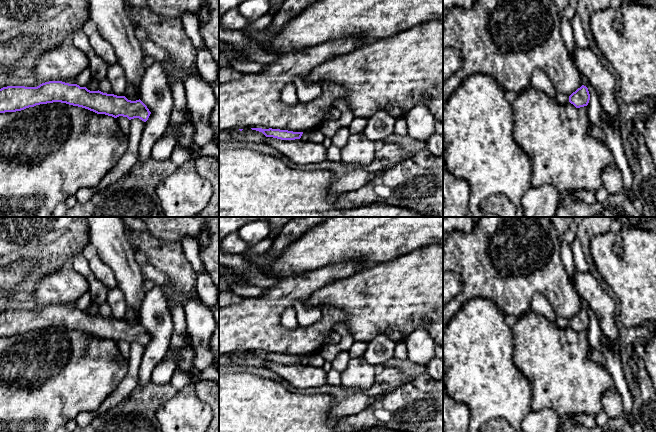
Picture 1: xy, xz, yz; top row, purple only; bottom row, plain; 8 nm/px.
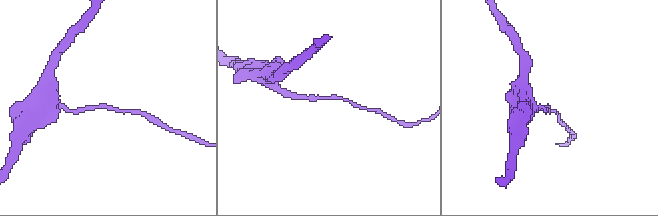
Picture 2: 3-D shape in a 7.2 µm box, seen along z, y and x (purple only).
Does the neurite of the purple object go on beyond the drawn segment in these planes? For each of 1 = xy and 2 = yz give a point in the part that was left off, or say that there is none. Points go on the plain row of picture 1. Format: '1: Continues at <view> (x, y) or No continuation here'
1: No continuation here
2: No continuation here

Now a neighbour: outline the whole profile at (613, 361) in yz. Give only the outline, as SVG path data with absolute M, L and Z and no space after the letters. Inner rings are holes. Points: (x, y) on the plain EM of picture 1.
M582 298L581 305L582 309L588 312L590 318L590 324L587 329L589 343L591 347L599 350L605 358L607 371L613 379L615 389L622 398L623 415L629 415L631 419L634 419L632 415L634 399L622 369L620 355L603 343L604 335L600 329L598 320L588 303Z

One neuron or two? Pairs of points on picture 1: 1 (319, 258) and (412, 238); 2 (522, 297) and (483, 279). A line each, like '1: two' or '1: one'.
1: one
2: one

